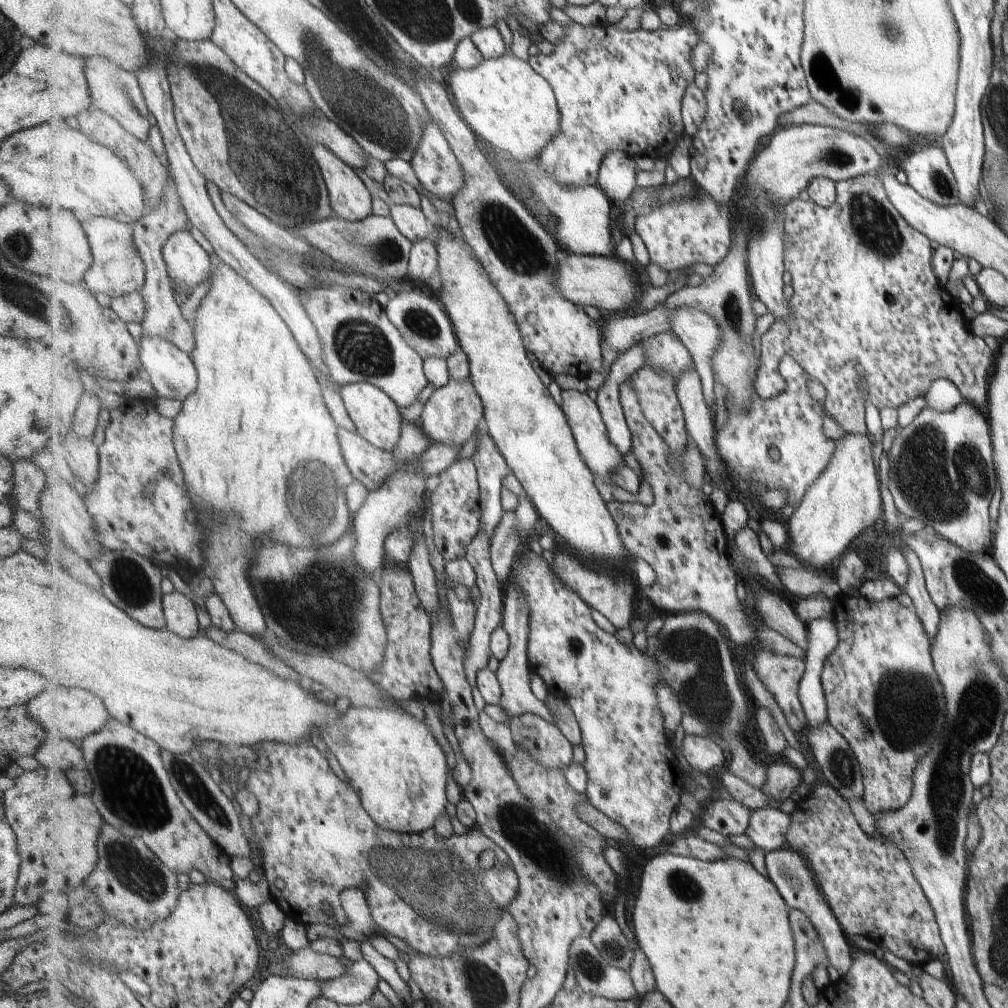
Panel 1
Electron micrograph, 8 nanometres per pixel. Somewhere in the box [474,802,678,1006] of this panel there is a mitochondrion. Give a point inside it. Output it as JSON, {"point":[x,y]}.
{"point":[591,968]}

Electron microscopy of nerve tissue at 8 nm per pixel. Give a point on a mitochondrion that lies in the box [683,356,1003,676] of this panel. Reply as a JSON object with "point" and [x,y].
{"point":[941,478]}

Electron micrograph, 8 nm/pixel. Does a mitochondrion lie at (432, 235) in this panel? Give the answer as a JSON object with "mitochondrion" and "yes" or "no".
{"mitochondrion":"no"}

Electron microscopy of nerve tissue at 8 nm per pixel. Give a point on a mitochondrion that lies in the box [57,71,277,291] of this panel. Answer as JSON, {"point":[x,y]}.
{"point":[122,89]}

